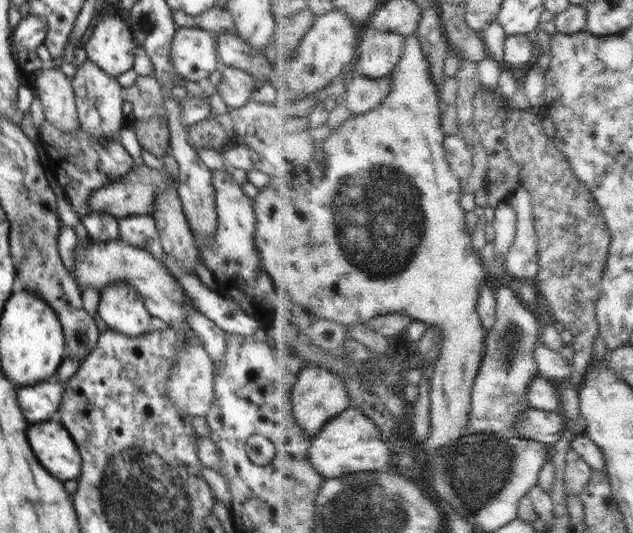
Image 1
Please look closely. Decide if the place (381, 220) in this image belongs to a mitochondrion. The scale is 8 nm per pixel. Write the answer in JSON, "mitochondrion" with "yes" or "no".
{"mitochondrion":"yes"}

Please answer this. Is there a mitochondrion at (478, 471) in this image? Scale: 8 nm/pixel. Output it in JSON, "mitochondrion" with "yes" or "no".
{"mitochondrion":"yes"}

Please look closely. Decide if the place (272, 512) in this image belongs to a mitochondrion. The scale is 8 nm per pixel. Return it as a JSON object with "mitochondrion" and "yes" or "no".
{"mitochondrion":"no"}

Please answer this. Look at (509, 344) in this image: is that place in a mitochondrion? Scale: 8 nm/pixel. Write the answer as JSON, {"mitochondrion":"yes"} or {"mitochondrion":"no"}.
{"mitochondrion":"yes"}

